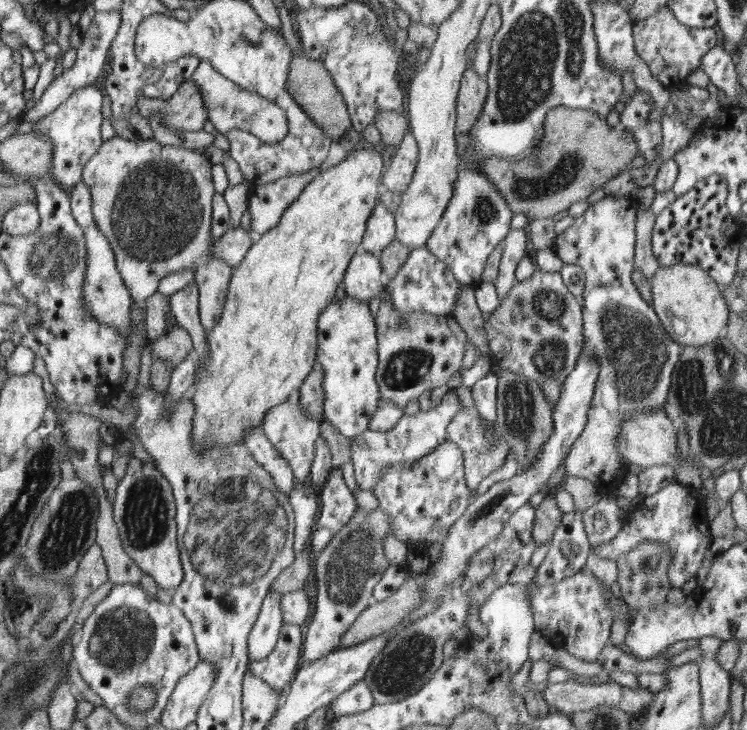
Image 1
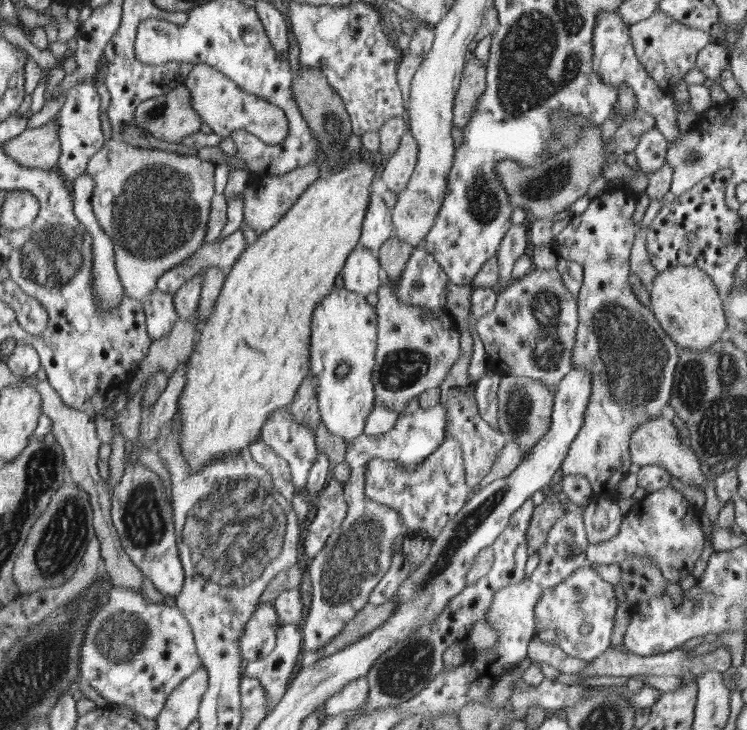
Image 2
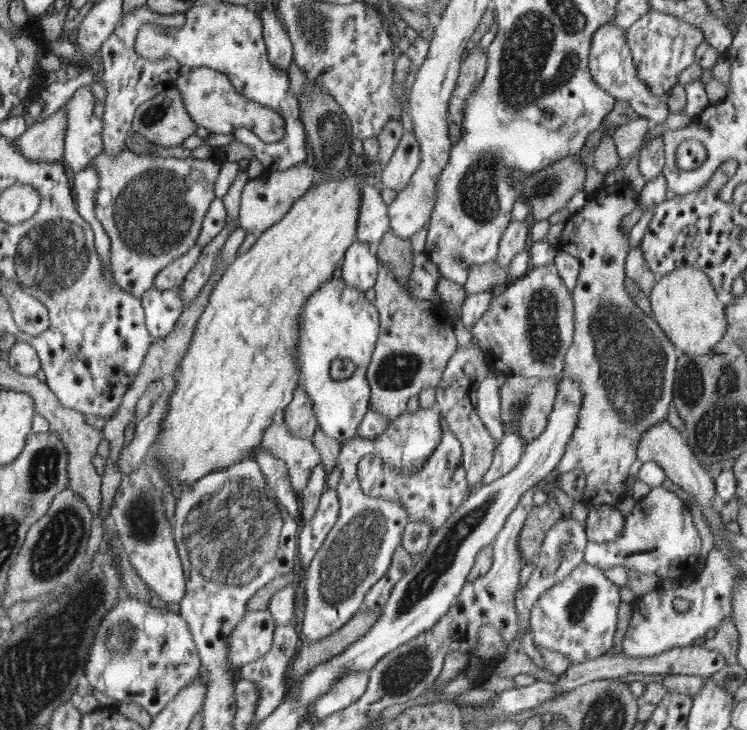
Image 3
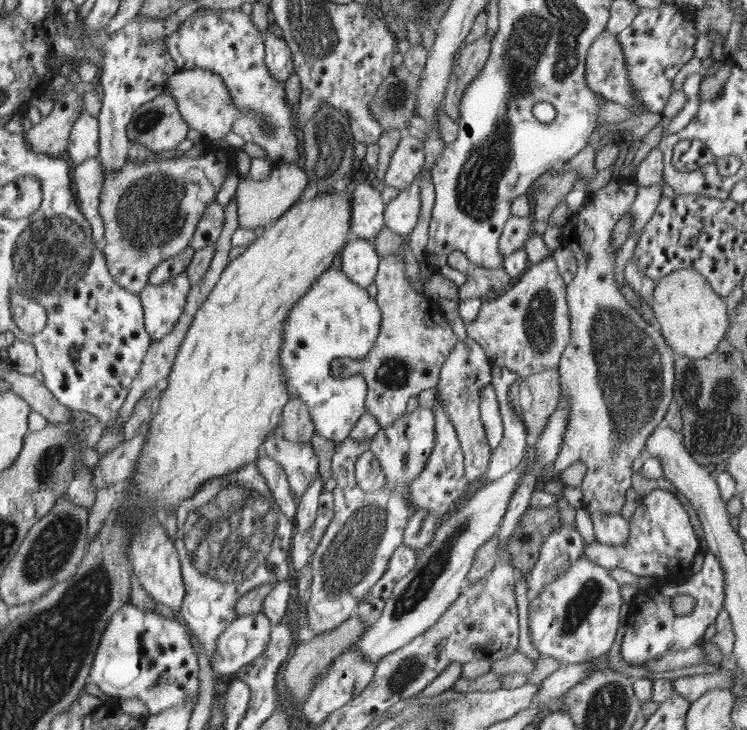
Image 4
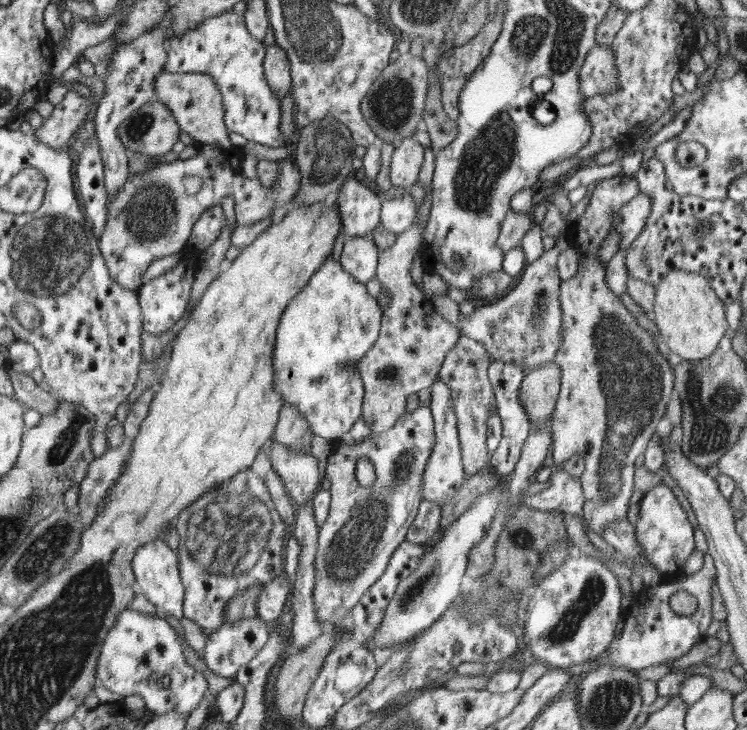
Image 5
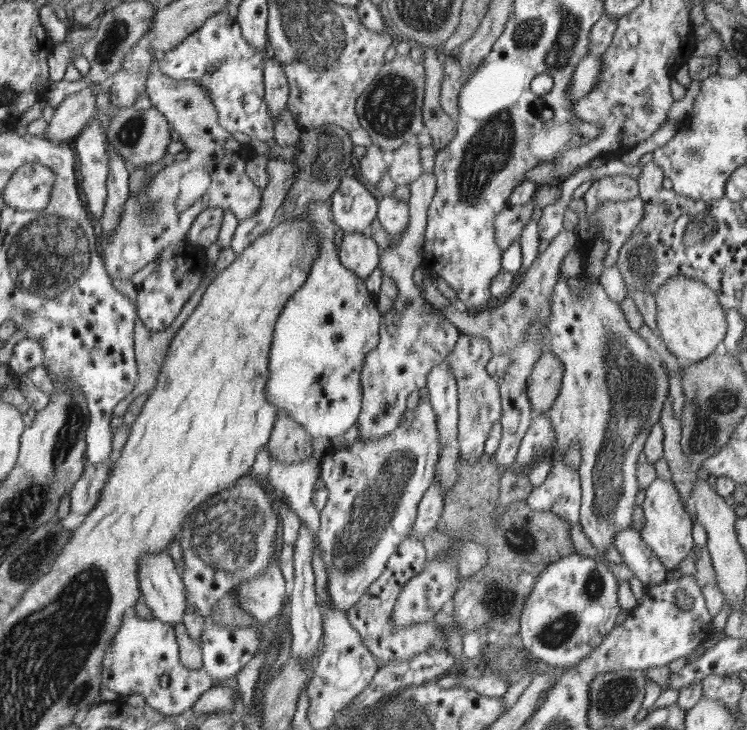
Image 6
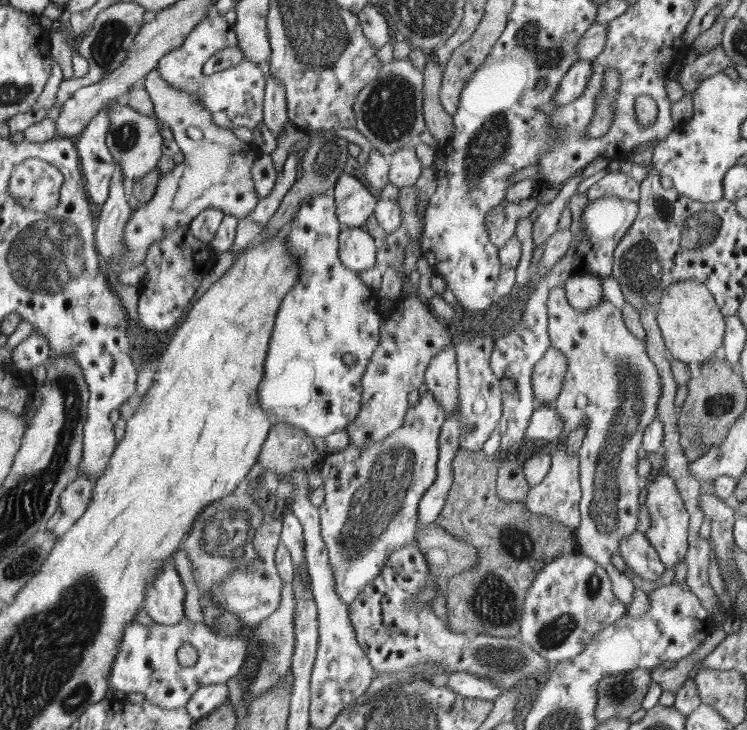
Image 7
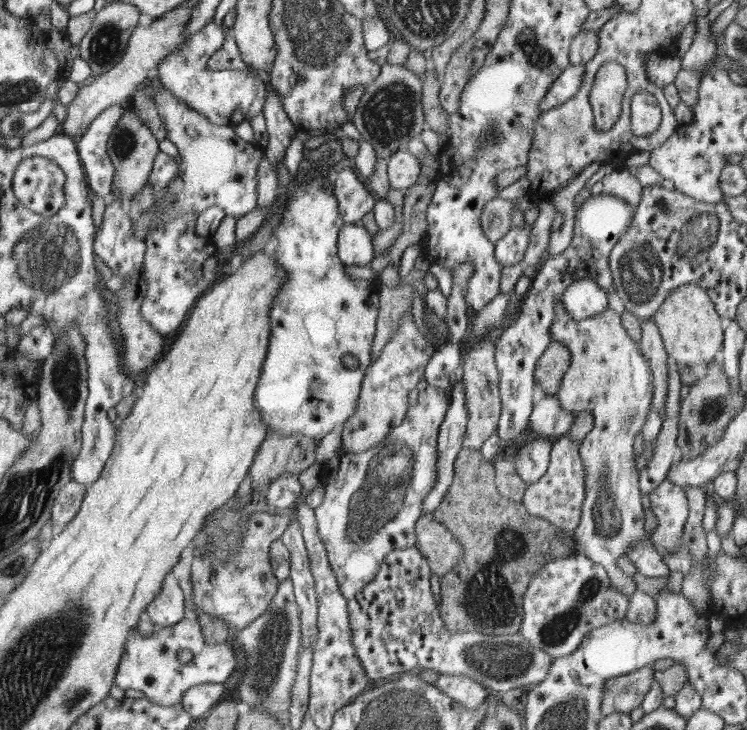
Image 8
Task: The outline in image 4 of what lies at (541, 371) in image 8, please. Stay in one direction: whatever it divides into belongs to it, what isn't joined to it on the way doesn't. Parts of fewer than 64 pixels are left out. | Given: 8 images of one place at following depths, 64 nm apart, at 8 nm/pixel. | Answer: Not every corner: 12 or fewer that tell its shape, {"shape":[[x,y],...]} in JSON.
{"shape":[[556,368],[518,378],[511,408],[530,439],[543,434],[562,395]]}

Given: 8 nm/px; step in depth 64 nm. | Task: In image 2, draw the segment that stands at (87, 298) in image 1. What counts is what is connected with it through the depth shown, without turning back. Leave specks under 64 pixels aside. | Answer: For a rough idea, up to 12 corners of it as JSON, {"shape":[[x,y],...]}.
{"shape":[[74,179],[76,217],[92,237],[95,298],[119,308],[126,292],[115,244],[93,212],[95,184]]}

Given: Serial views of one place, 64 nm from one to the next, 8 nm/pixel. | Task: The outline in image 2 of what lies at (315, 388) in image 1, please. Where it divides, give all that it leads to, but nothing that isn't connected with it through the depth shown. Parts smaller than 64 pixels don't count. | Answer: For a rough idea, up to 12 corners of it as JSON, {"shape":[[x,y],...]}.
{"shape":[[307,375],[288,408],[314,431],[321,423],[313,376]]}

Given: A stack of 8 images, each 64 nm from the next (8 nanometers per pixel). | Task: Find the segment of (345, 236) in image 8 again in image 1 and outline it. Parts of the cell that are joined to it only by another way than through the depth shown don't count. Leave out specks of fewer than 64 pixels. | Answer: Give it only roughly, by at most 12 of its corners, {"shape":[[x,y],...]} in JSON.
{"shape":[[355,253],[344,292],[369,302],[382,292],[376,254]]}

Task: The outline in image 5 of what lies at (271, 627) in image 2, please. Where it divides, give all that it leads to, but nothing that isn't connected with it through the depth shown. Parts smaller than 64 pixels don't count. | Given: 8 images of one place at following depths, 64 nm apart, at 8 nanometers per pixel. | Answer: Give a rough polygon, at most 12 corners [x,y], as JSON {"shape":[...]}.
{"shape":[[270,622],[224,623],[207,636],[205,663],[234,678],[262,650]]}

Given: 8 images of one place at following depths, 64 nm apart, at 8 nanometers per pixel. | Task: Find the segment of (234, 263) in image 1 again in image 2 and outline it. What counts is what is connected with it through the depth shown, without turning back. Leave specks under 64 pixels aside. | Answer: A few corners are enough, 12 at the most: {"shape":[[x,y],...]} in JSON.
{"shape":[[242,230],[202,245],[164,273],[157,289],[174,294],[202,269],[230,270],[246,249]]}

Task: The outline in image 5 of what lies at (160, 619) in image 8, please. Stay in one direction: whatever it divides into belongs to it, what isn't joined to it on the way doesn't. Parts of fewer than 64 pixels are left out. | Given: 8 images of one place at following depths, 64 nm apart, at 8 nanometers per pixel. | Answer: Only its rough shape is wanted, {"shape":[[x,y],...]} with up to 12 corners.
{"shape":[[164,542],[132,560],[136,587],[157,615],[183,618],[178,556]]}

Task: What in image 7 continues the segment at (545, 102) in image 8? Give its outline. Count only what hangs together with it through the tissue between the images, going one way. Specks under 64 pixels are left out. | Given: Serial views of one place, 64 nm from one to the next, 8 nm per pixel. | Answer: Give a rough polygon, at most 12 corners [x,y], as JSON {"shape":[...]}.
{"shape":[[578,60],[564,75],[555,104],[564,106],[586,90],[593,61]]}

